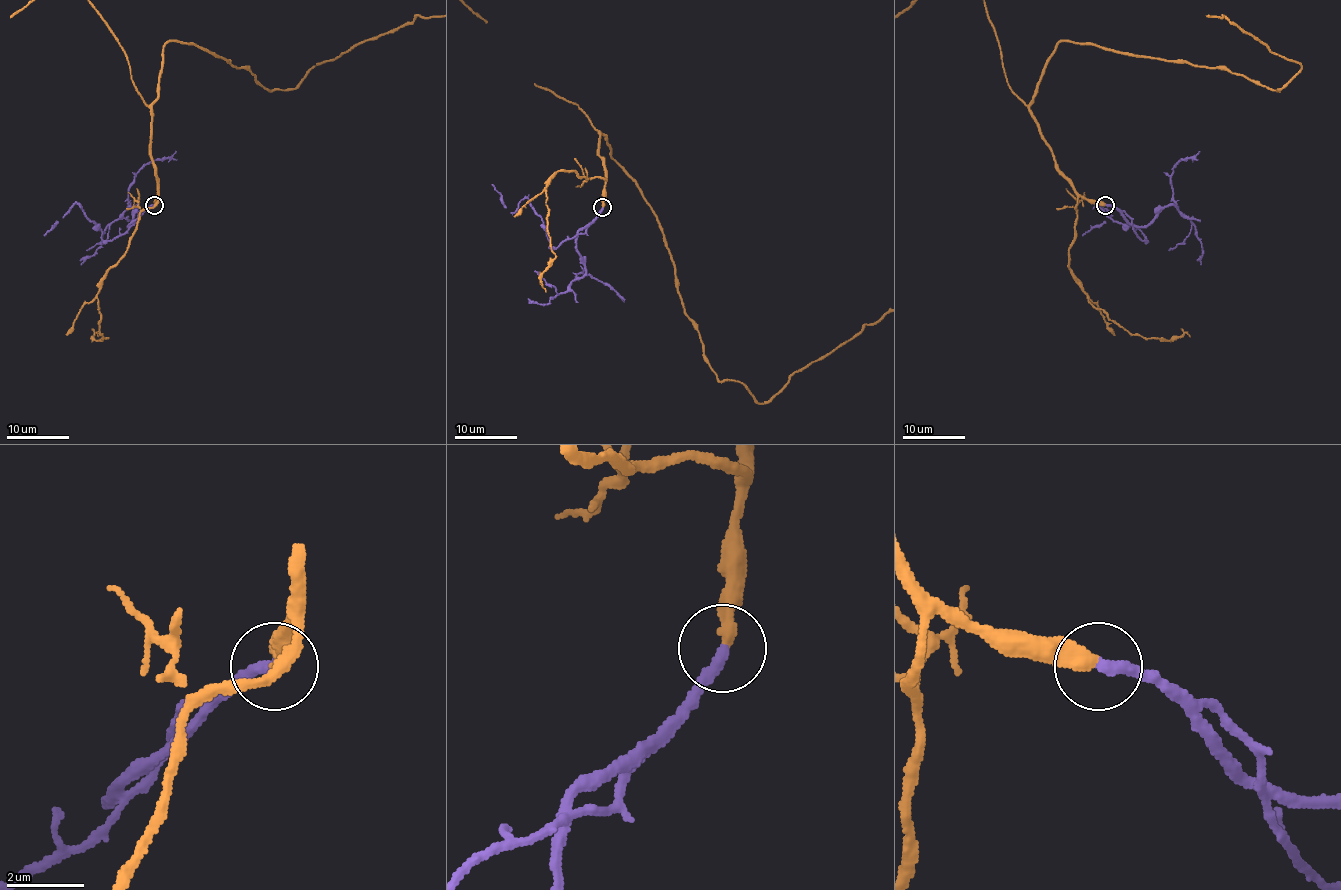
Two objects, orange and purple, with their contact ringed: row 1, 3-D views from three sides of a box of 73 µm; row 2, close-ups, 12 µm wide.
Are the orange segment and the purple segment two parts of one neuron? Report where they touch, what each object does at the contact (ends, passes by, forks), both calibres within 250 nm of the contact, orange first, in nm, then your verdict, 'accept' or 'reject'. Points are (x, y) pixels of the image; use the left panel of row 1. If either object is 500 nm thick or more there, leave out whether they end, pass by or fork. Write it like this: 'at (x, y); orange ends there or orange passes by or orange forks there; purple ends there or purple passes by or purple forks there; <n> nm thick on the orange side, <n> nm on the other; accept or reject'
at (154, 205); orange ends there; purple ends there; 400 nm thick on the orange side, 320 nm on the other; accept

